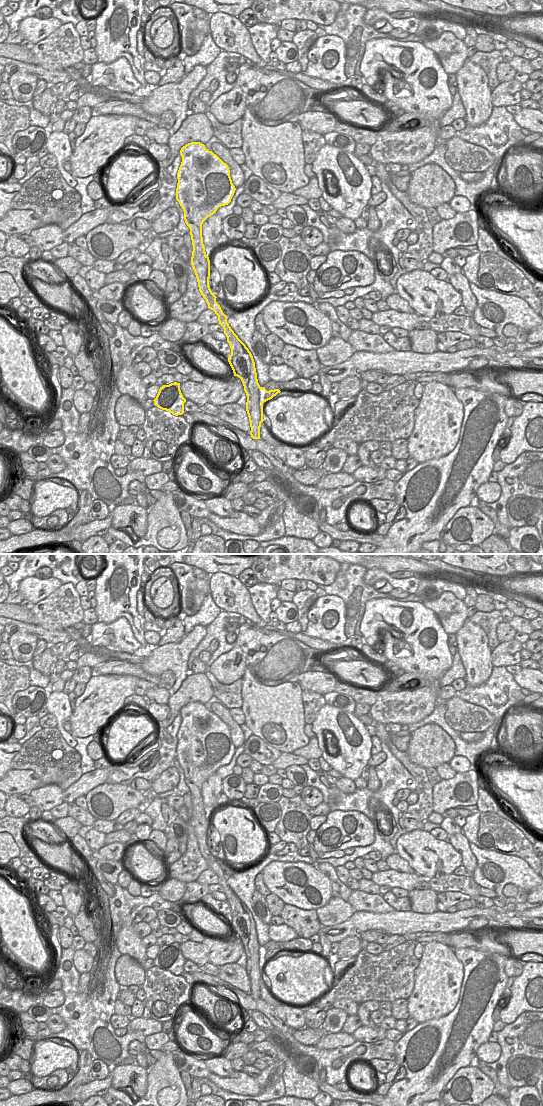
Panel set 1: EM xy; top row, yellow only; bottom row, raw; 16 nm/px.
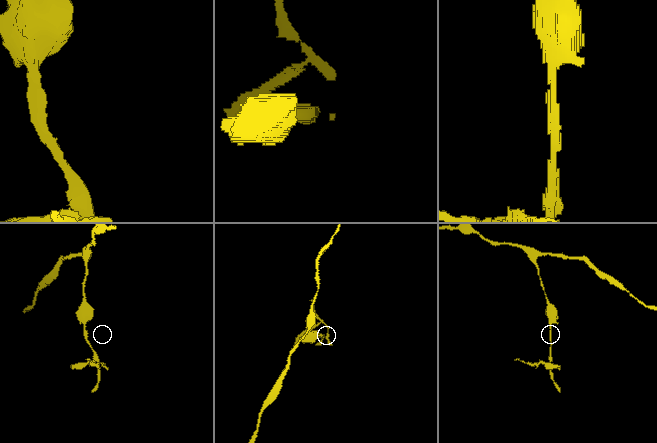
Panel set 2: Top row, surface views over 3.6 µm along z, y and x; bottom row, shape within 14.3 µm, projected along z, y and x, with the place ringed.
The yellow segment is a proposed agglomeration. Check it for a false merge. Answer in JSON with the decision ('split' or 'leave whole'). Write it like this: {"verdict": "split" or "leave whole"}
{"verdict": "split"}

